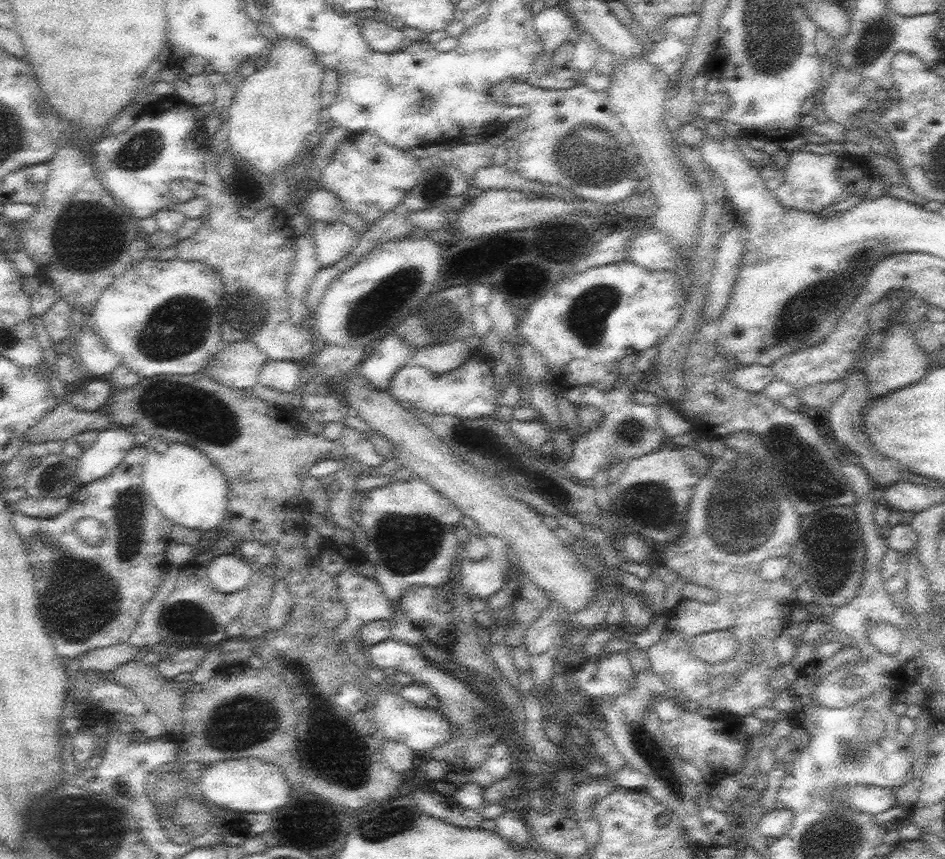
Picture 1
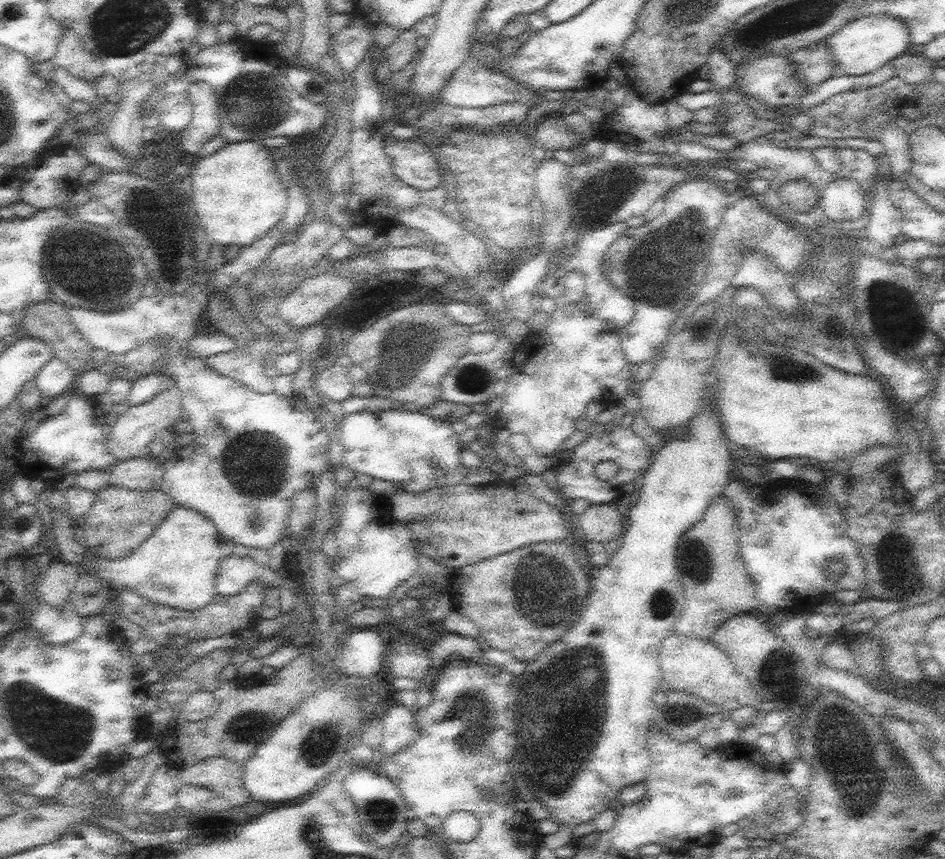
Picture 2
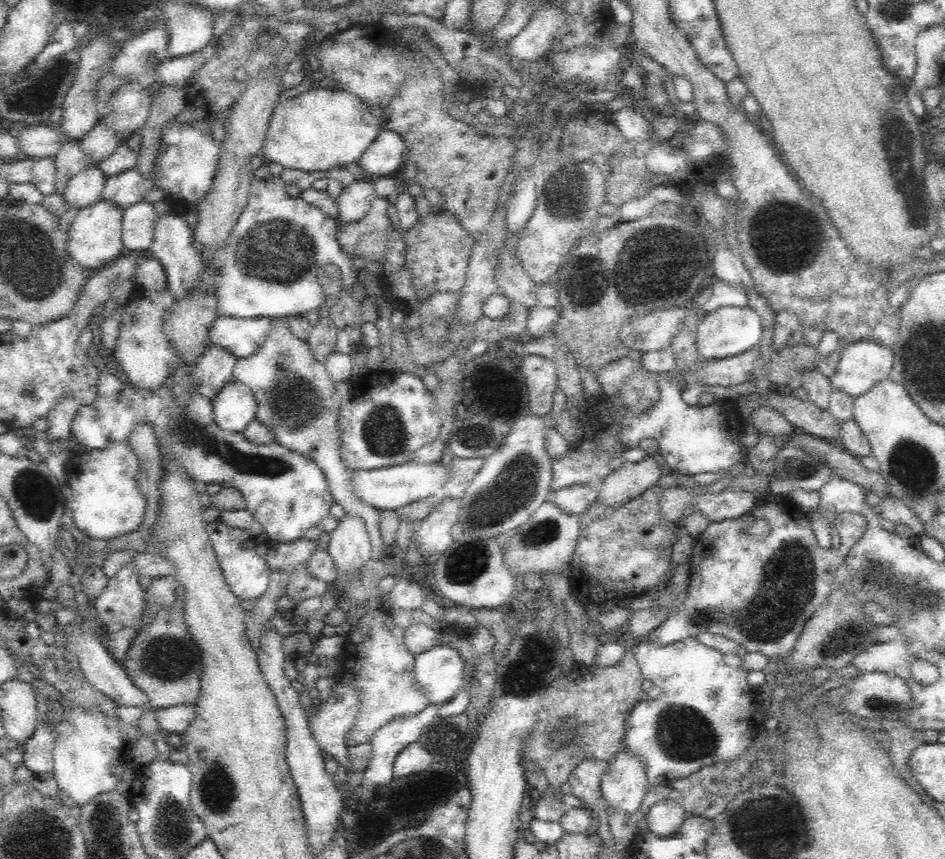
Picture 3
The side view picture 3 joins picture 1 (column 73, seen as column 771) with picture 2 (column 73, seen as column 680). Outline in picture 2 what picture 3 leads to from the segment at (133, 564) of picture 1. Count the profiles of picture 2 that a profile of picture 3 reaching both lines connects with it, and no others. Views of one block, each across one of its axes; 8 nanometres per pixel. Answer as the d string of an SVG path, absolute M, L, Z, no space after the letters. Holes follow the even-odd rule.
M38 599L35 612L28 619L32 623L30 628L42 634L41 643L54 646L75 641L83 633L87 621L78 614L71 599L60 608Z

